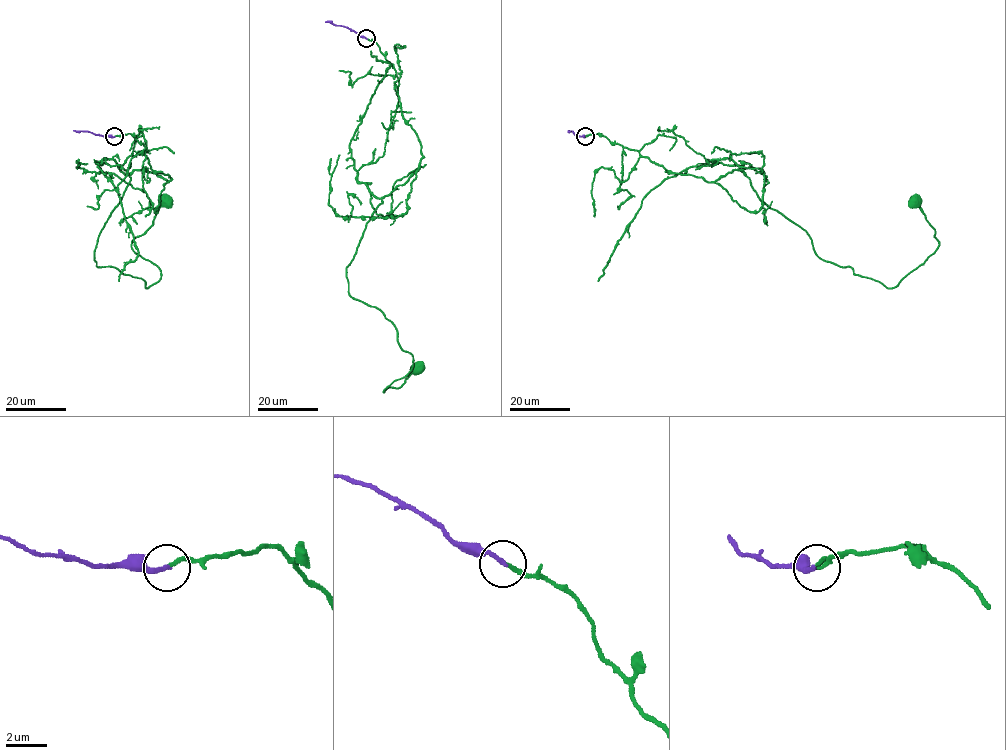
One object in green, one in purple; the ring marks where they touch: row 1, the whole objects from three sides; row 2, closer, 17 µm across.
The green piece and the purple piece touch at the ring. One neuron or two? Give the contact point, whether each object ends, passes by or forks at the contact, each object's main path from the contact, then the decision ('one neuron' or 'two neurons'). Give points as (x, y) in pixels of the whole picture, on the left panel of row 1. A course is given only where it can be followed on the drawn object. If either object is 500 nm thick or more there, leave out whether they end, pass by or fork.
at (114, 136); green ends there; purple ends there; green runs (114, 136), (144, 144), (170, 179), (129, 176), (97, 266), (156, 283), (159, 269), (131, 246), (168, 199); purple runs (114, 137), (73, 131); one neuron

